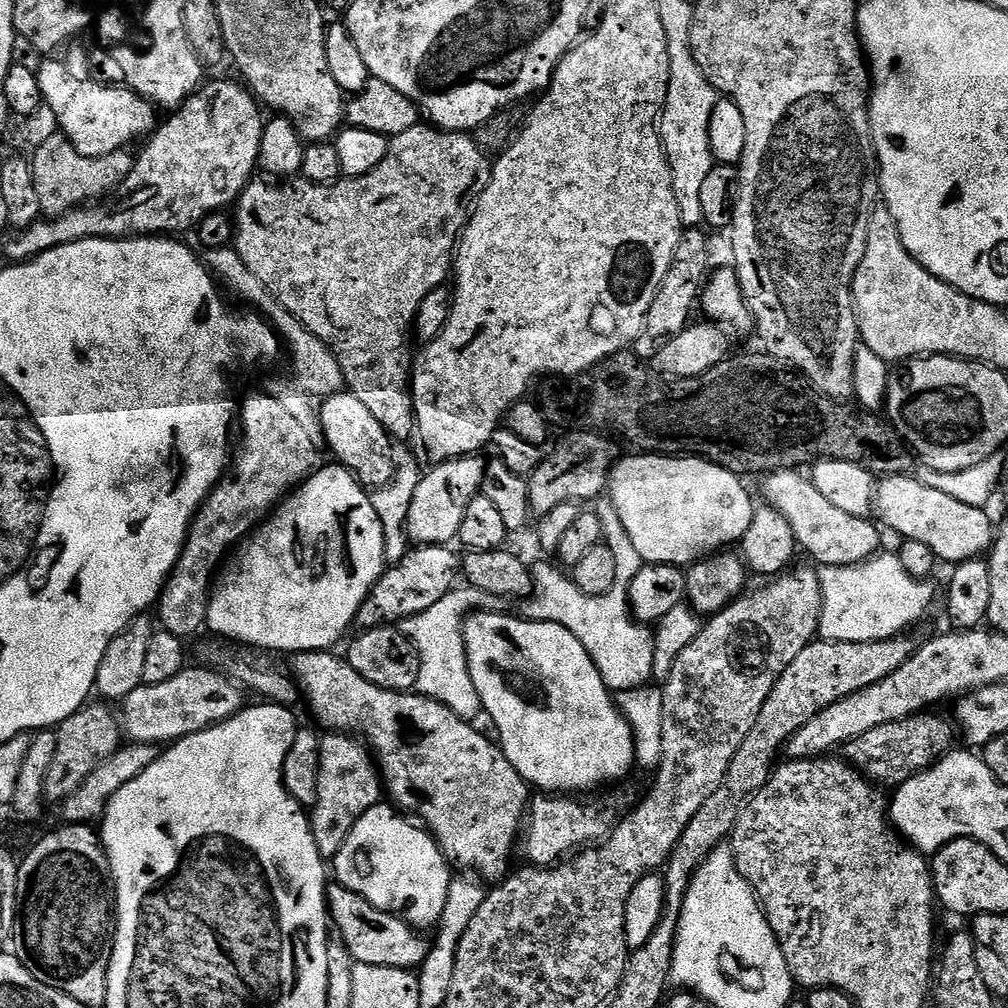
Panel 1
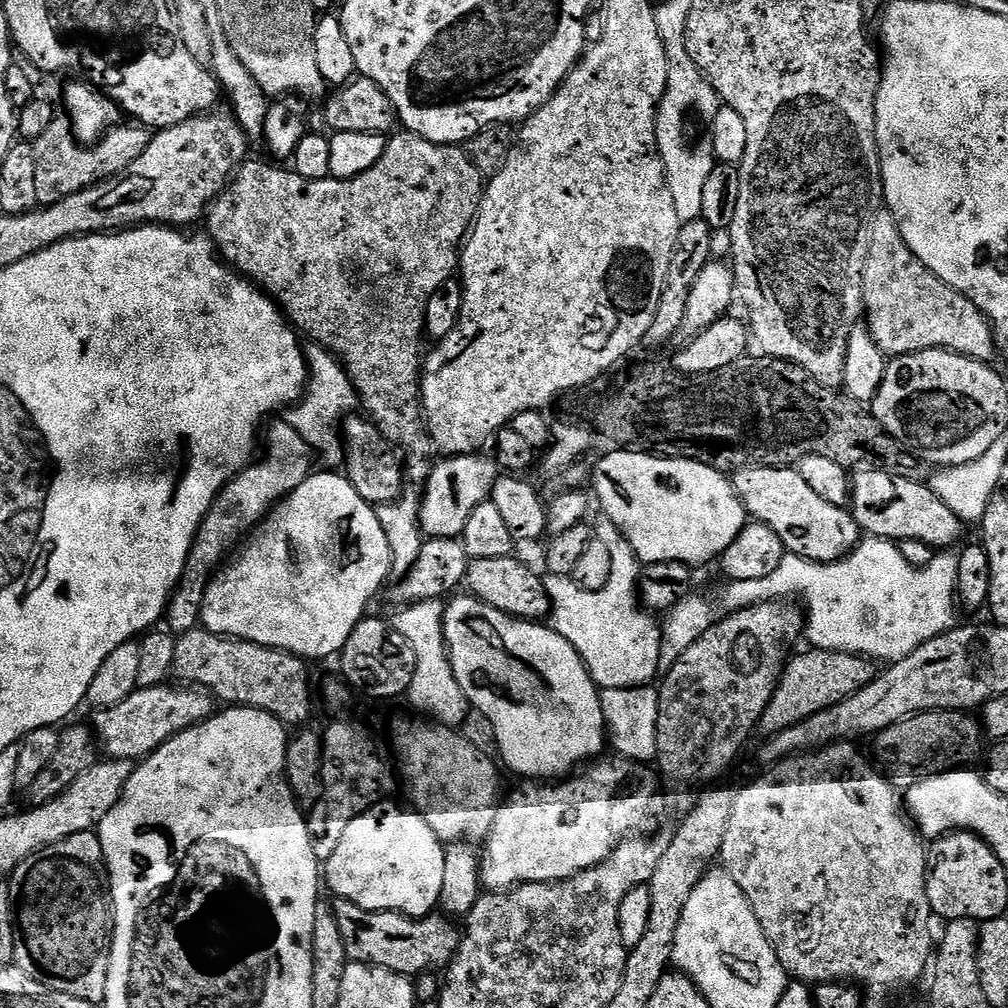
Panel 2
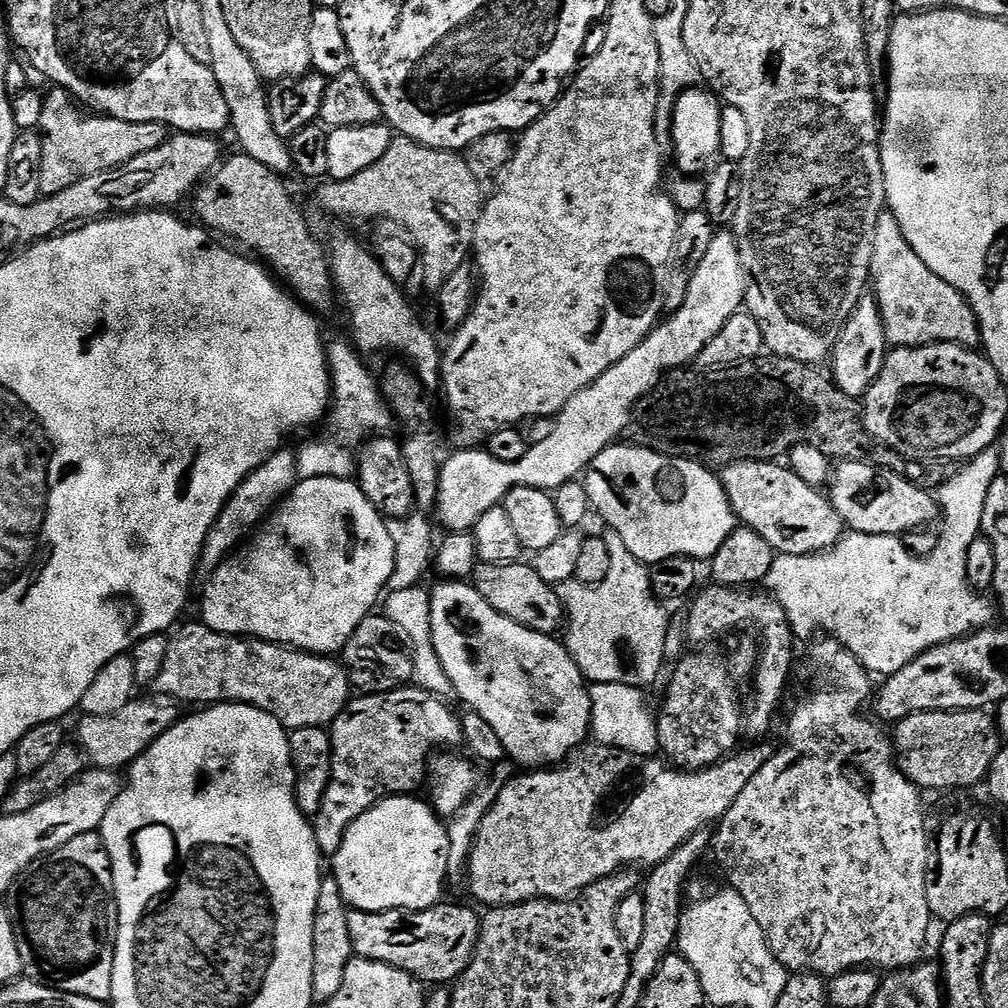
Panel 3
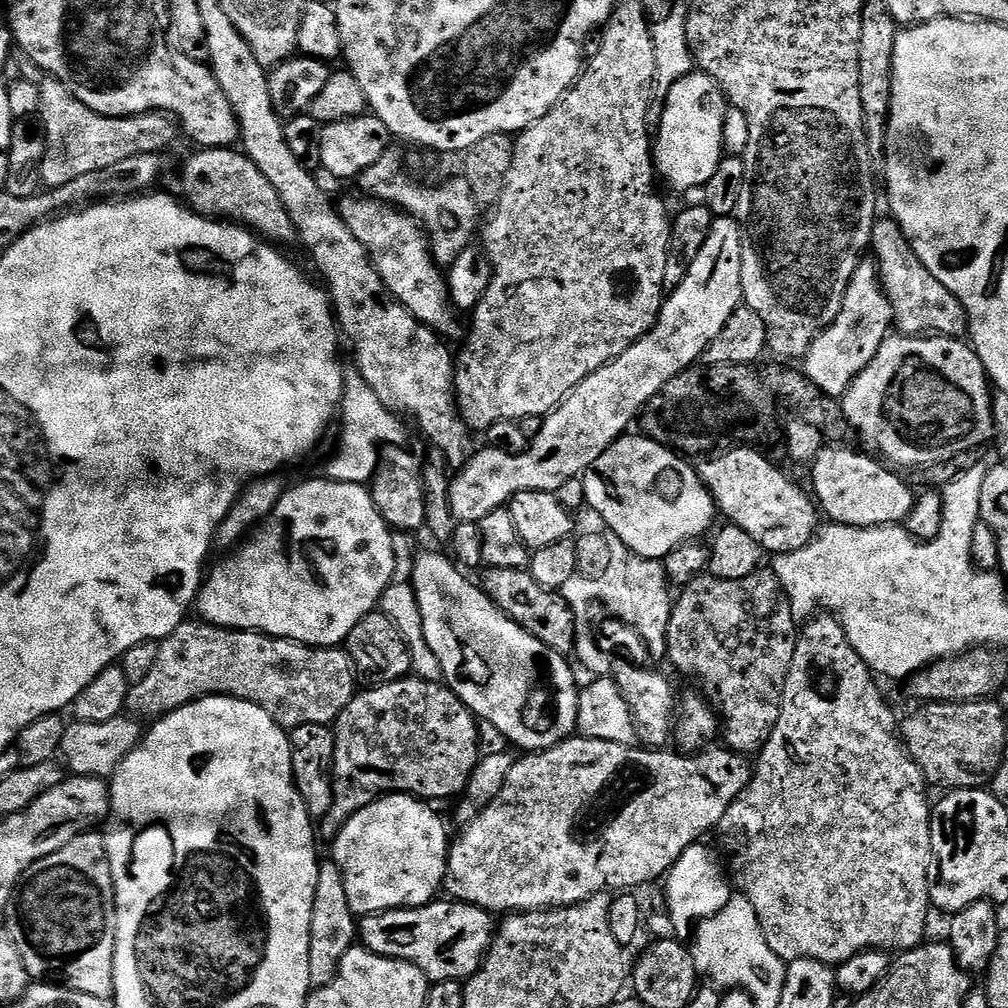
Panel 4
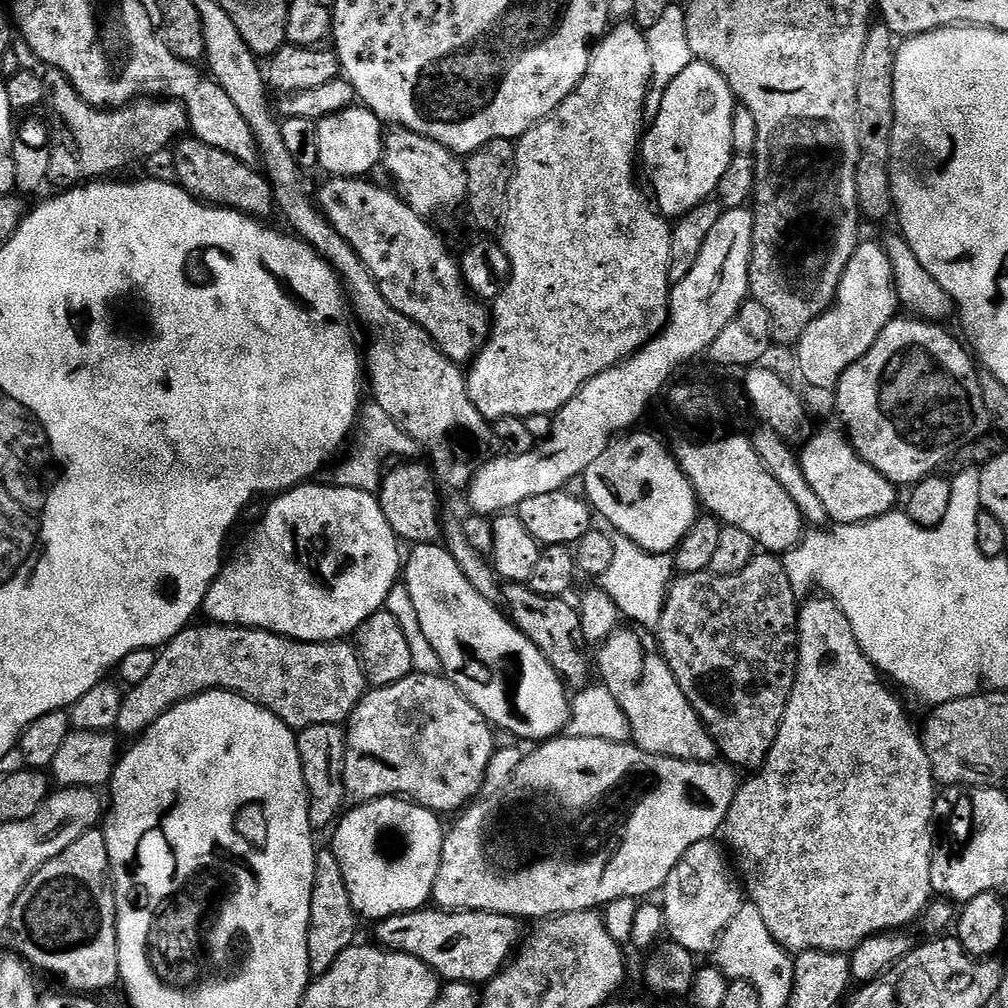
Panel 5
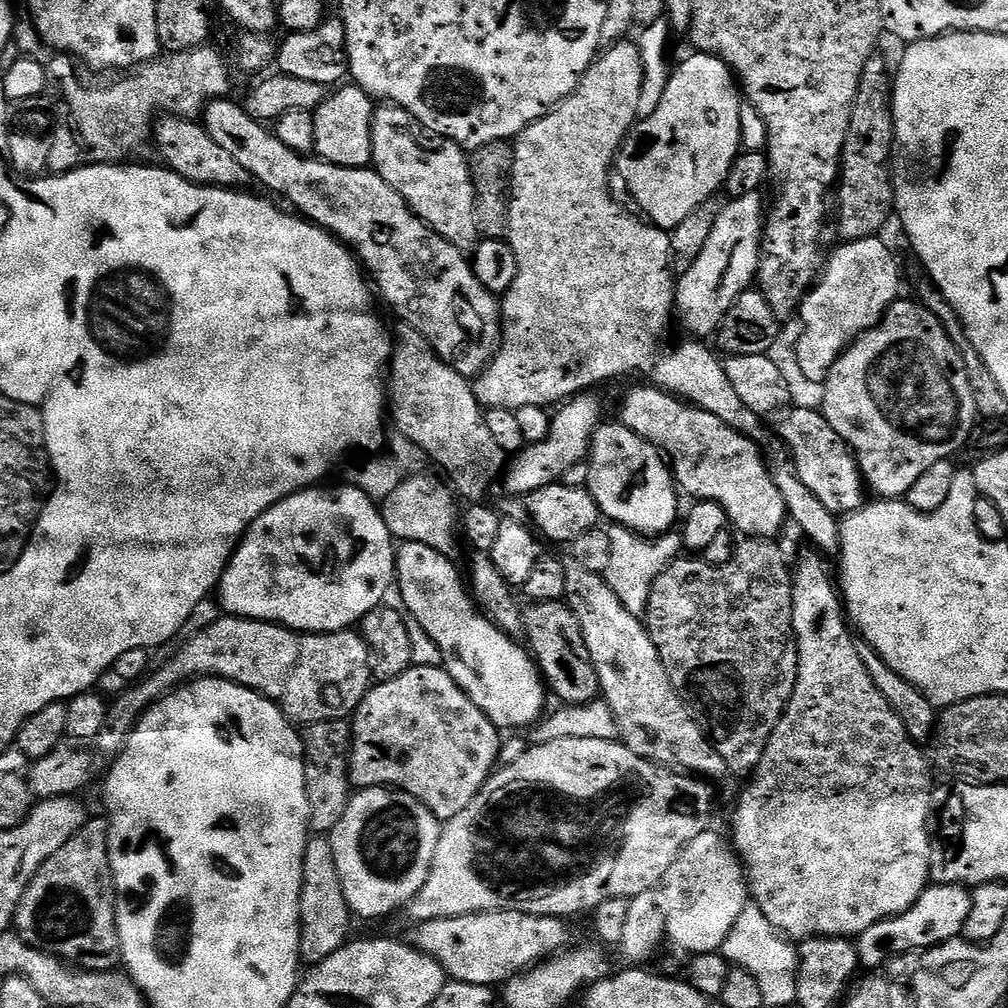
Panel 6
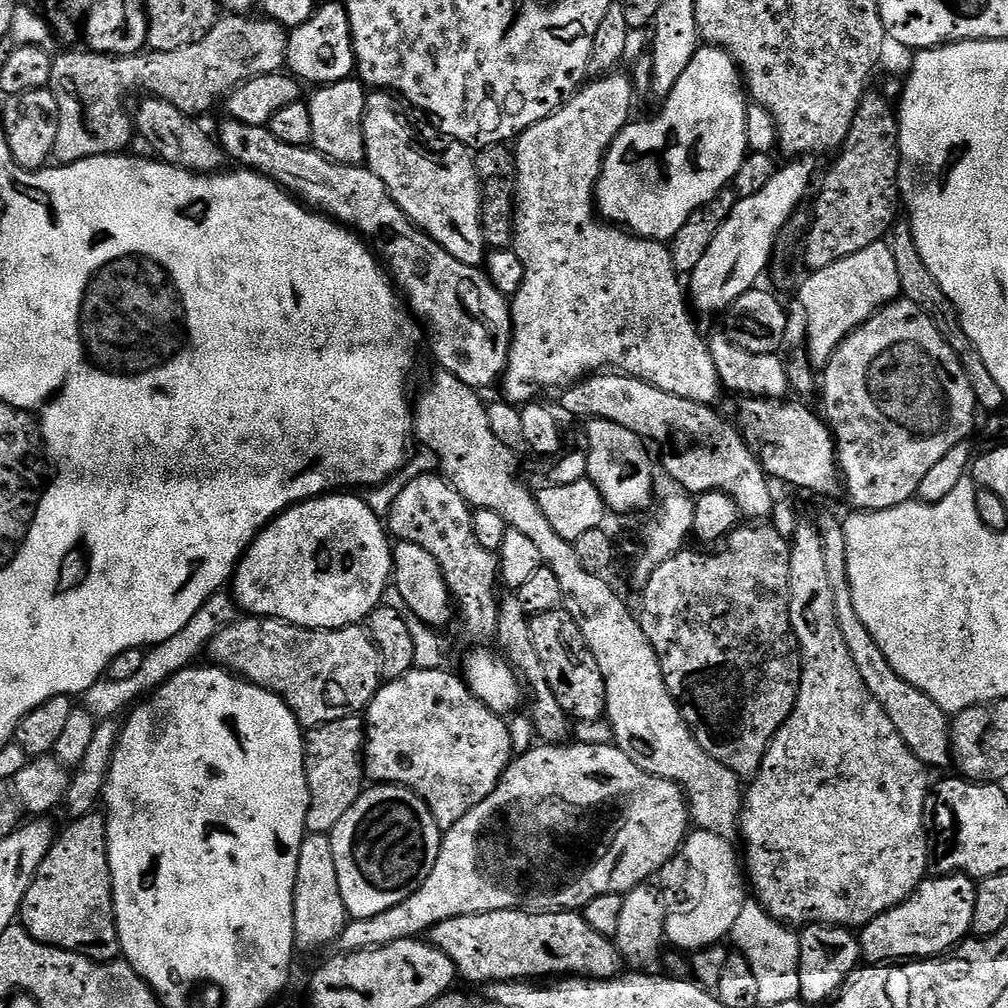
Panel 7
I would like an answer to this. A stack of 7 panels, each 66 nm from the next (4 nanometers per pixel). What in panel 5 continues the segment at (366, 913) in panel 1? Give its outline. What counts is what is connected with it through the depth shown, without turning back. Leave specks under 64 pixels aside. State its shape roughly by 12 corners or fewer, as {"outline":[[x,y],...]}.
{"outline":[[435,906],[387,916],[375,943],[483,986],[522,943],[521,921]]}

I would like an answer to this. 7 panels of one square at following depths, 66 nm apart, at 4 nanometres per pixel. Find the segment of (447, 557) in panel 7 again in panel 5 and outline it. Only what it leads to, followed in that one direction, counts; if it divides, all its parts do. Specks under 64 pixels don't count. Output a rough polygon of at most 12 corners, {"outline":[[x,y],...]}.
{"outline":[[400,462],[378,491],[390,530],[409,545],[442,536],[437,481]]}

